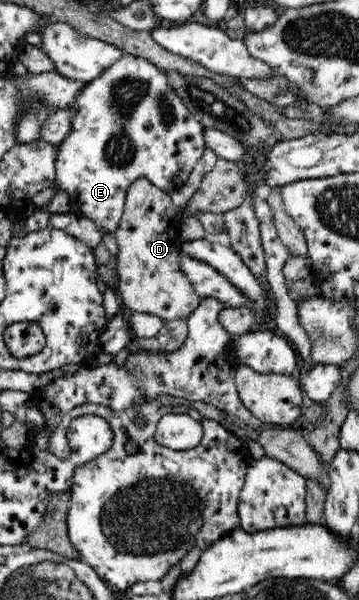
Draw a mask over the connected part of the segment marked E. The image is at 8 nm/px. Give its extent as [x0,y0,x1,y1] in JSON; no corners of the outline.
[55,54,207,236]

